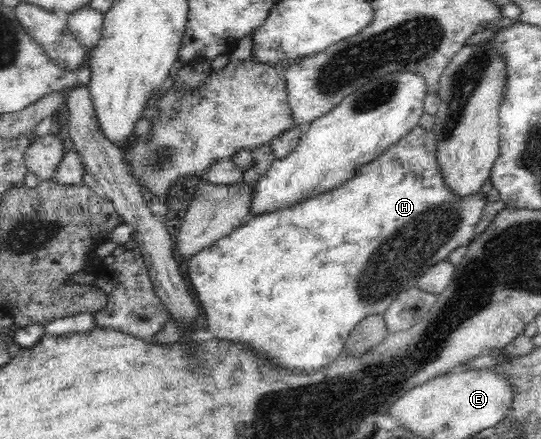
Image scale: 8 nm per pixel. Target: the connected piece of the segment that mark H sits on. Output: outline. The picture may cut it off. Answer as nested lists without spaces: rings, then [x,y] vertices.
[[[415,126],[396,142],[388,147],[376,160],[365,163],[356,170],[352,178],[333,187],[332,190],[321,191],[320,194],[306,195],[289,206],[278,207],[276,210],[265,211],[248,218],[248,222],[237,227],[230,235],[217,241],[186,260],[188,266],[185,275],[189,286],[200,304],[201,320],[206,320],[206,328],[214,338],[228,338],[230,342],[248,342],[248,346],[256,346],[260,354],[268,354],[272,362],[280,362],[286,370],[320,370],[320,366],[327,366],[334,362],[344,351],[344,345],[354,327],[366,316],[384,314],[396,300],[400,292],[410,290],[417,286],[420,276],[429,267],[441,261],[448,260],[449,254],[460,246],[470,245],[475,238],[475,230],[484,208],[482,193],[480,190],[472,192],[468,196],[454,194],[450,186],[447,186],[446,178],[443,177],[439,167],[436,148],[436,137],[433,129],[428,130]]]

